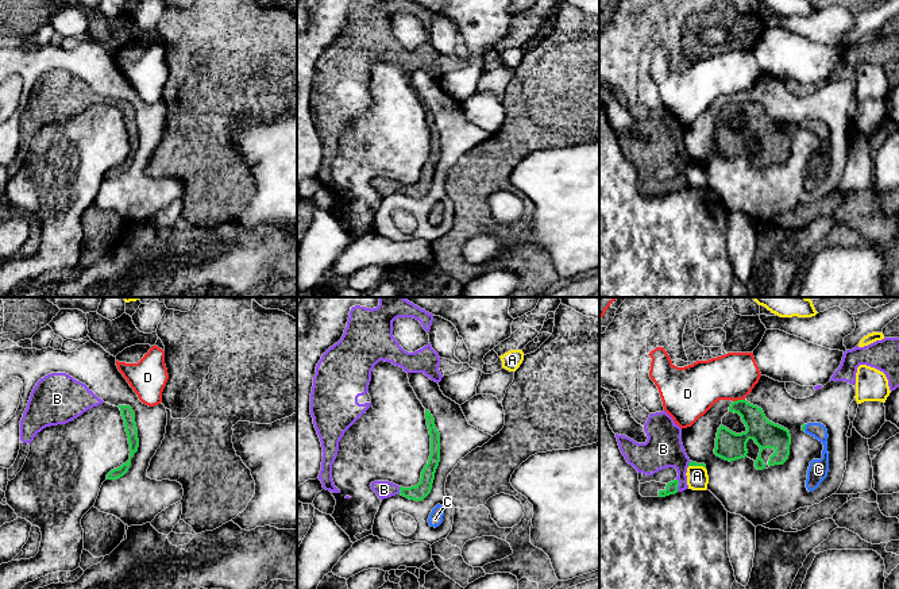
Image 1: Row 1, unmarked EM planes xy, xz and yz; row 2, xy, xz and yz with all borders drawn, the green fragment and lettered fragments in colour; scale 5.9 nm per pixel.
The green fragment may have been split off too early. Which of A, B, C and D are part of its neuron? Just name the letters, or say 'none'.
B, C

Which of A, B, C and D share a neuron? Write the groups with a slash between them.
A / B C / D

